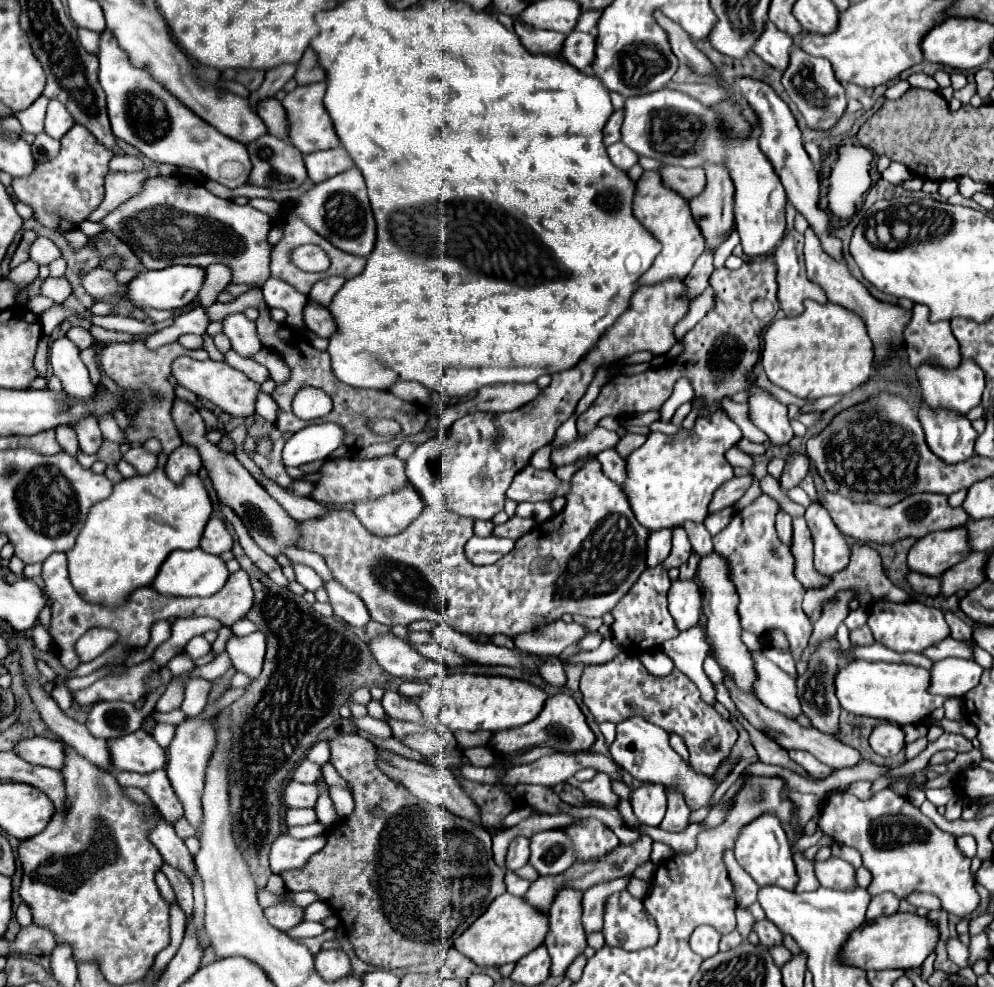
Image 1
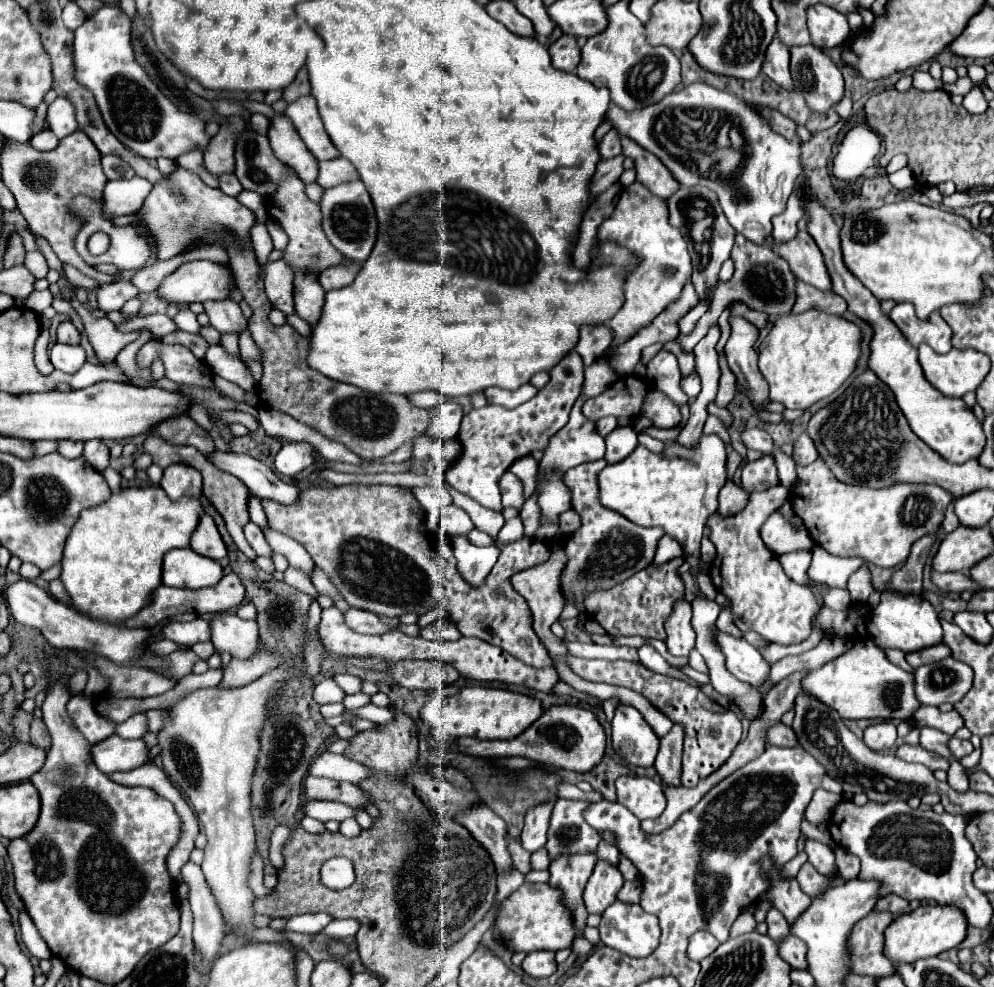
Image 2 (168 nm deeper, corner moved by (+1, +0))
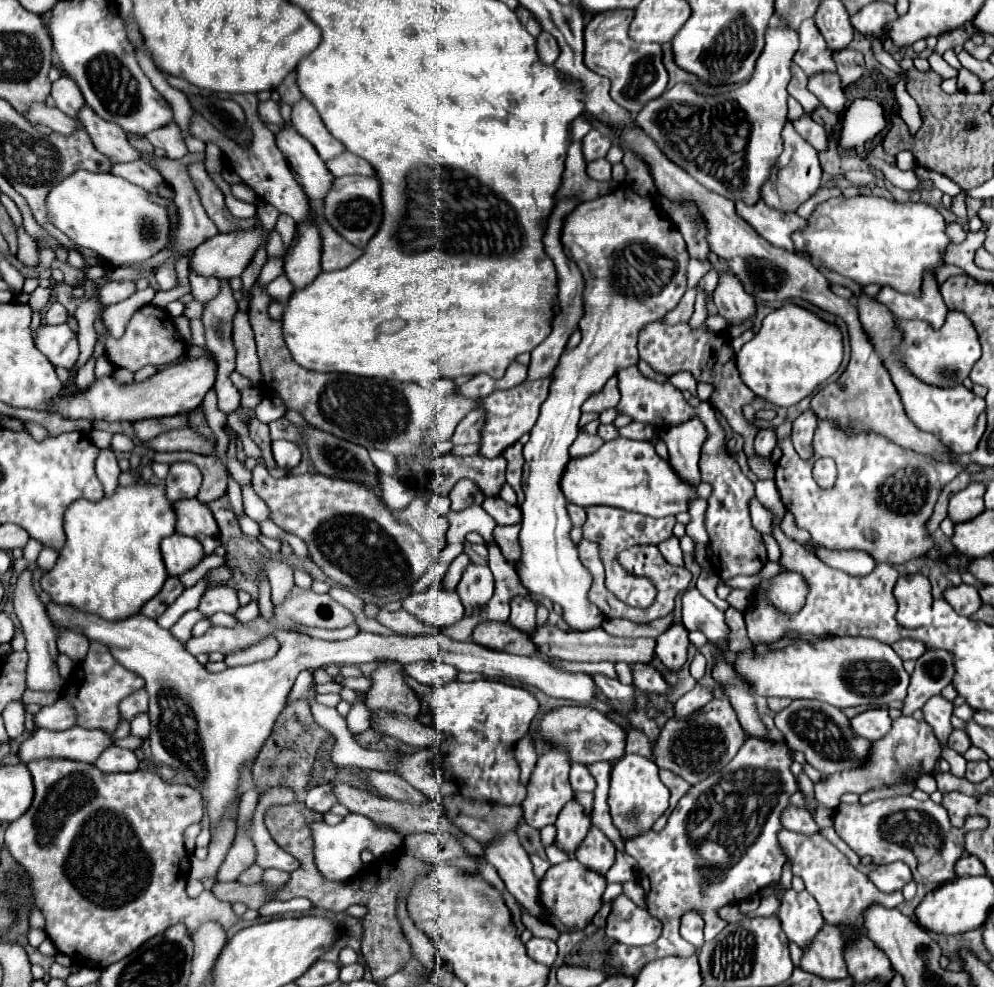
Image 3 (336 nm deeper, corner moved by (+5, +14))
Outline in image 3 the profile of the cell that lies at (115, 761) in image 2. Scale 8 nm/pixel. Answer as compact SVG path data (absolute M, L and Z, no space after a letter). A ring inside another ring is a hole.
M73 726L61 732L49 730L35 730L33 736L21 742L19 746L19 760L21 764L29 764L33 760L75 760L75 762L89 762L93 764L99 758L101 750L111 746L111 734L103 734L101 730L87 730Z

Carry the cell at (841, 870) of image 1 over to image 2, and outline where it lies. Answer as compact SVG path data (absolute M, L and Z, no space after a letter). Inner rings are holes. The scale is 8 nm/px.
M807 840L805 844L805 852L809 856L809 862L815 866L817 872L821 874L833 874L837 870L837 864L835 864L835 854L831 852L829 846L821 844L821 842L813 842L813 840Z

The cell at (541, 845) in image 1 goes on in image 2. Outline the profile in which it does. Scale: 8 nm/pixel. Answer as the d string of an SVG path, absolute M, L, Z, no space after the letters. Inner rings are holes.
M563 798L555 802L547 830L547 842L543 846L551 862L559 856L597 852L601 838L595 828L583 820L581 812L585 806L587 802L573 802Z

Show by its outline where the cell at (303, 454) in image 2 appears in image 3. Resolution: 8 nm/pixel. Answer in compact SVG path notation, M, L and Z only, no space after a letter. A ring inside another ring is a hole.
M275 440L271 450L273 450L273 458L277 462L277 468L291 470L291 468L295 468L301 462L301 448L295 442Z

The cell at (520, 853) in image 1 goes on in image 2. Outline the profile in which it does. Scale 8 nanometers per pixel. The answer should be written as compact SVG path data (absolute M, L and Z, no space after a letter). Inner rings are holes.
M551 804L531 808L525 816L525 828L521 832L521 846L527 852L537 852L547 840L547 820L551 816Z

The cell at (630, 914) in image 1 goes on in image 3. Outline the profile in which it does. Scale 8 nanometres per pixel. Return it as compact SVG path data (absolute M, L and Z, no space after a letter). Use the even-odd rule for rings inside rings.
M621 894L613 900L613 910L607 918L605 930L609 938L615 938L621 944L647 946L661 936L661 922Z

